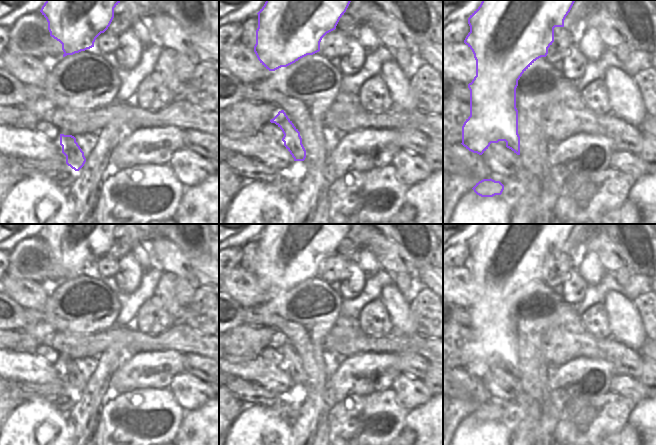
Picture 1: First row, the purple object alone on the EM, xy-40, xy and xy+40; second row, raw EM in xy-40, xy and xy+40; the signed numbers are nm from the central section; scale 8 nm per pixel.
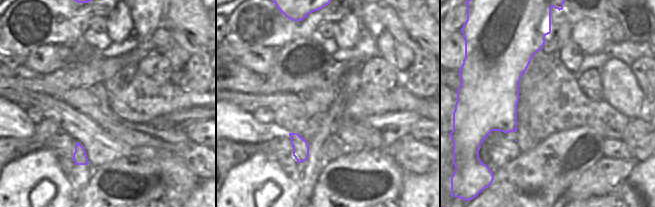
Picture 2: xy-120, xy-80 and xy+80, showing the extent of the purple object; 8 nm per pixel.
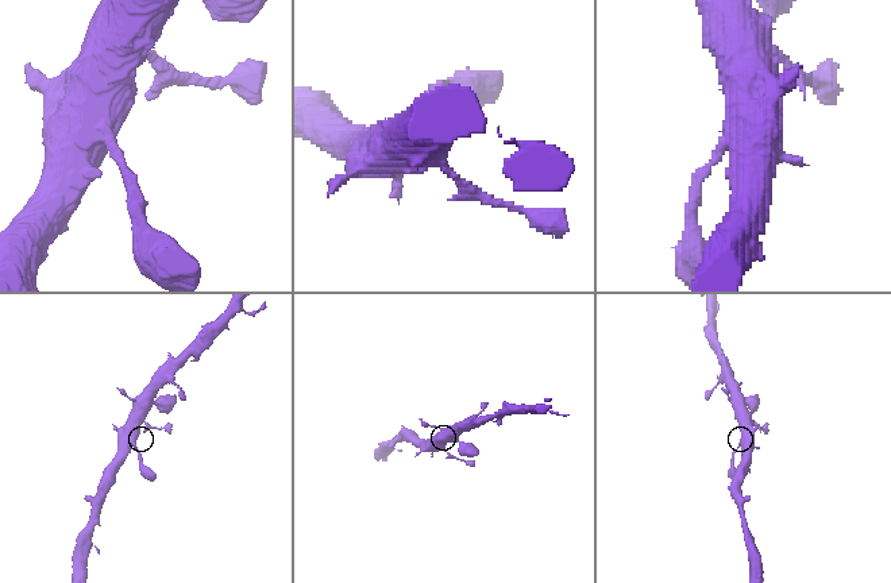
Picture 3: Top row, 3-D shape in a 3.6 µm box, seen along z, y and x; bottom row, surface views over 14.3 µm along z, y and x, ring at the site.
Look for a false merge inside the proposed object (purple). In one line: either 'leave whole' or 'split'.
leave whole

